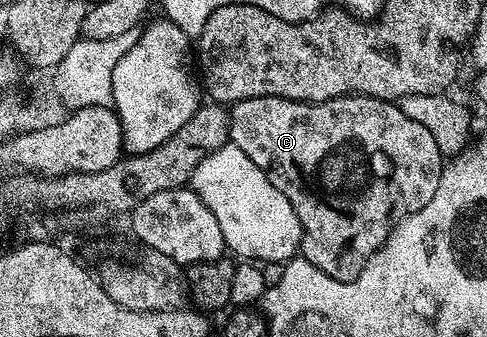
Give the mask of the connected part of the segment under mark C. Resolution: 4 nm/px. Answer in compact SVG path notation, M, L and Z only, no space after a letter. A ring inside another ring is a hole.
M268 95L251 97L228 108L229 142L234 143L291 201L295 217L301 226L300 258L332 279L353 279L367 265L367 261L387 241L398 221L411 213L419 213L435 189L443 156L430 130L411 120L396 102L376 99L370 95L340 95L322 103L300 103Z

